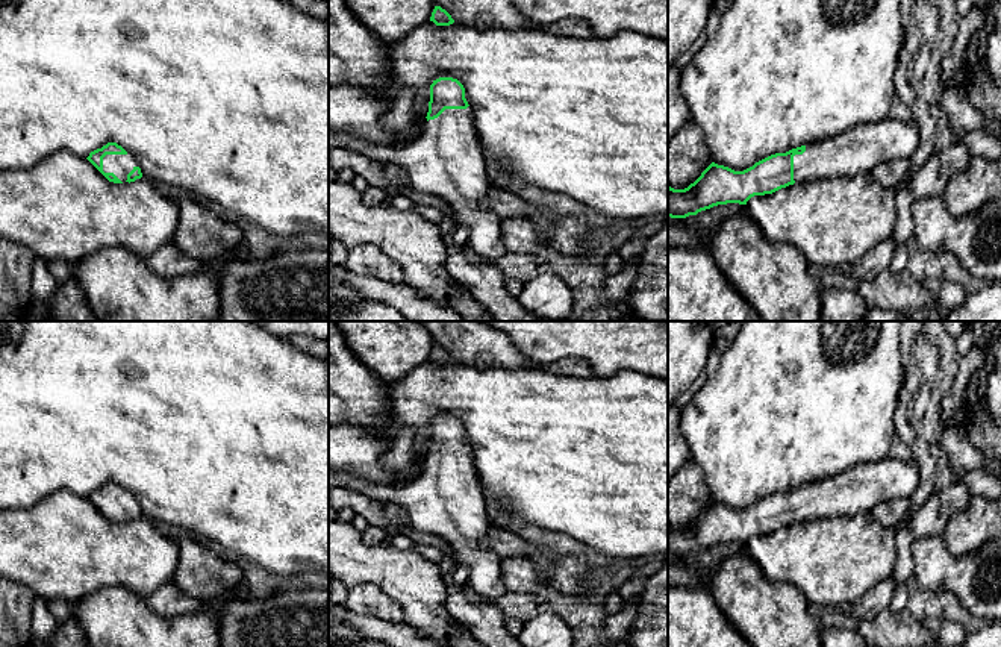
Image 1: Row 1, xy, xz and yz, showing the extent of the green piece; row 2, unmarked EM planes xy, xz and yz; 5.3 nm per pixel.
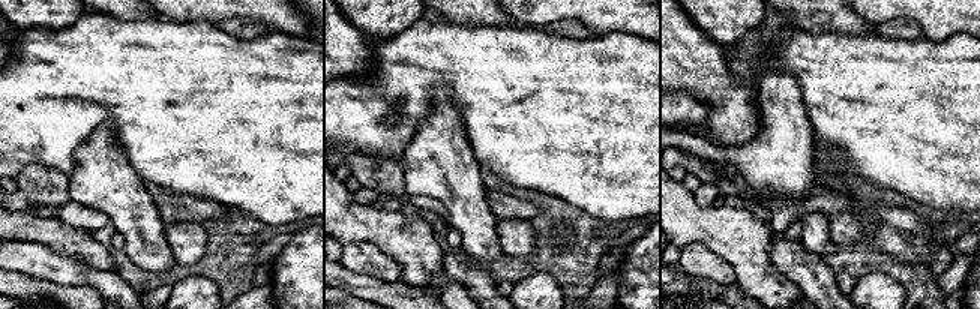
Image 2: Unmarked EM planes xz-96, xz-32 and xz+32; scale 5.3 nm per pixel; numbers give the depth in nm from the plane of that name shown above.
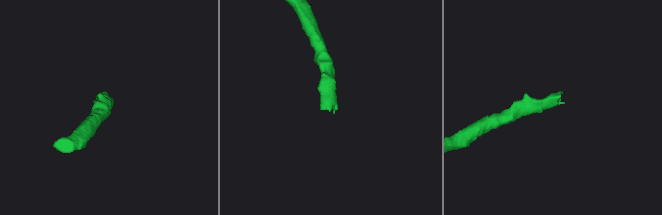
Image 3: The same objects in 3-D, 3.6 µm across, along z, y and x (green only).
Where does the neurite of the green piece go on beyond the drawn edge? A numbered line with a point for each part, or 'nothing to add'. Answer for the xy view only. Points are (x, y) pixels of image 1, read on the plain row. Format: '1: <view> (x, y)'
1: xy (120, 505)

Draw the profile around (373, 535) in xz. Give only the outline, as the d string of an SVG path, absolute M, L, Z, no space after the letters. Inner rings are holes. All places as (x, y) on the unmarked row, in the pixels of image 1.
M368 526L362 533L362 541L368 545L383 545L388 542L389 533L377 526Z

